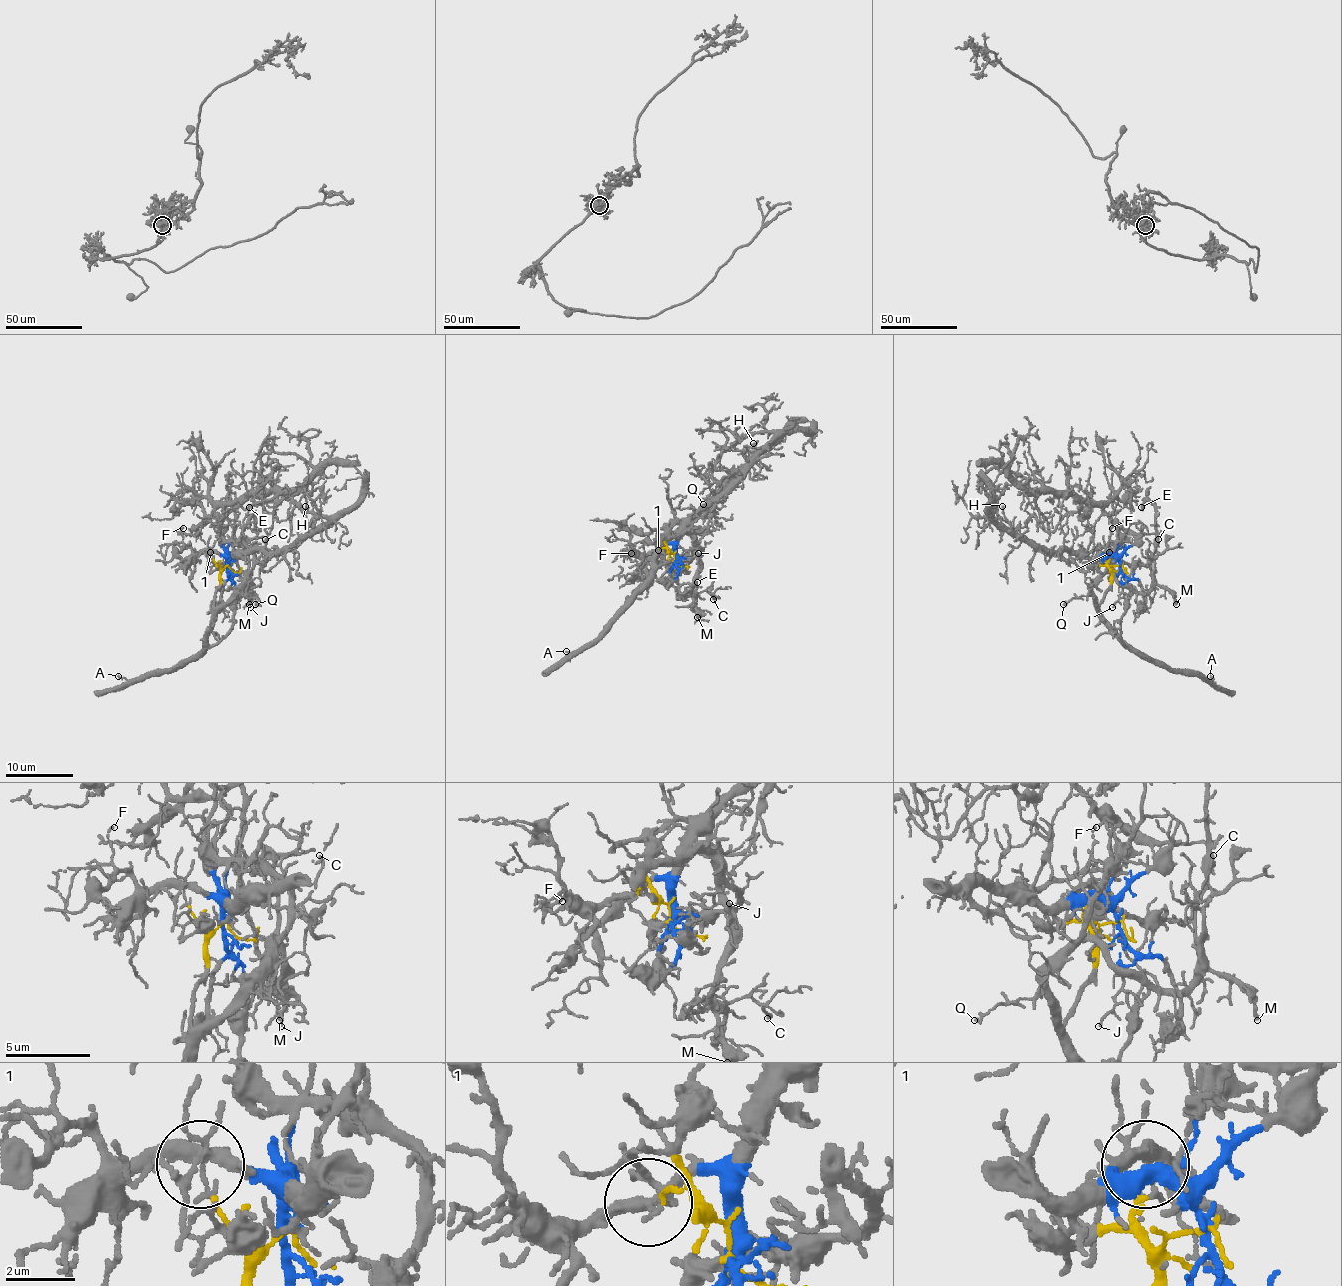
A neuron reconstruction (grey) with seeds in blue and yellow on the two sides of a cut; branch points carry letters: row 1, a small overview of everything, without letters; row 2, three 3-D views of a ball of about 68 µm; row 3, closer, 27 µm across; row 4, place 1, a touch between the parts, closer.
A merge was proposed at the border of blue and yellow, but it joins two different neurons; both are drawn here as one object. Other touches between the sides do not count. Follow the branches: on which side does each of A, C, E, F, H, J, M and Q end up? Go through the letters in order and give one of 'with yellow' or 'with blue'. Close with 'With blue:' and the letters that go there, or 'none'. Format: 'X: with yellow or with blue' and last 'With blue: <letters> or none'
A: with yellow
C: with yellow
E: with yellow
F: with blue
H: with blue
J: with yellow
M: with yellow
Q: with yellow
With blue: F, H

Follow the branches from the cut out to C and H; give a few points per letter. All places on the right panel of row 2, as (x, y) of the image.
C: (1120, 566), (1112, 568), (1099, 606), (1092, 586), (1107, 573), (1120, 584), (1144, 593), (1149, 588), (1157, 539)
H: (1120, 566), (1112, 556), (1085, 559), (1066, 551), (1036, 551), (1013, 529), (1002, 505)

